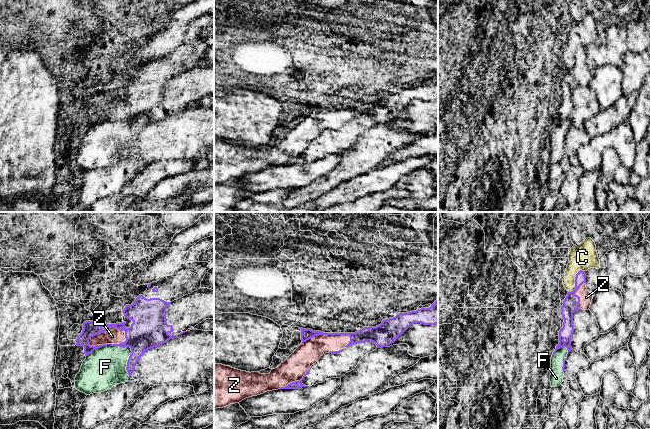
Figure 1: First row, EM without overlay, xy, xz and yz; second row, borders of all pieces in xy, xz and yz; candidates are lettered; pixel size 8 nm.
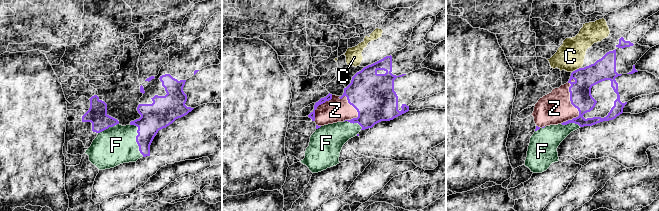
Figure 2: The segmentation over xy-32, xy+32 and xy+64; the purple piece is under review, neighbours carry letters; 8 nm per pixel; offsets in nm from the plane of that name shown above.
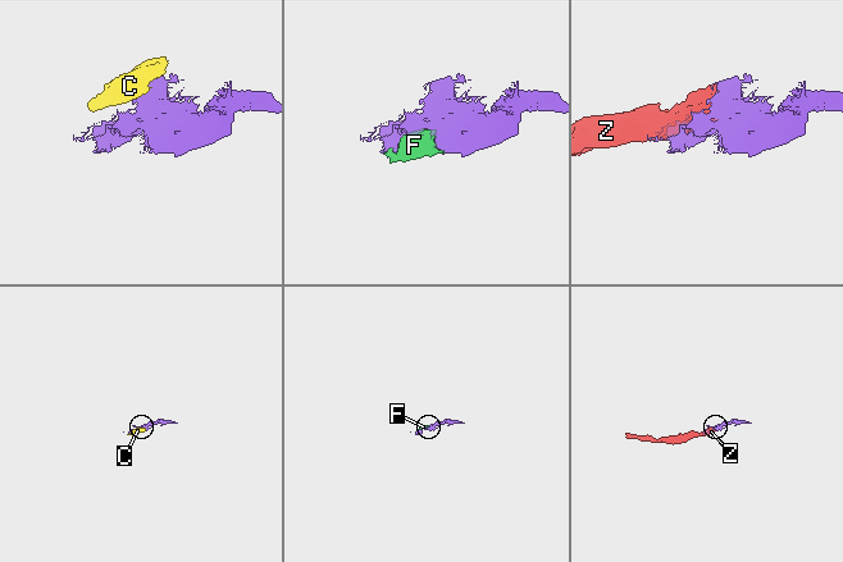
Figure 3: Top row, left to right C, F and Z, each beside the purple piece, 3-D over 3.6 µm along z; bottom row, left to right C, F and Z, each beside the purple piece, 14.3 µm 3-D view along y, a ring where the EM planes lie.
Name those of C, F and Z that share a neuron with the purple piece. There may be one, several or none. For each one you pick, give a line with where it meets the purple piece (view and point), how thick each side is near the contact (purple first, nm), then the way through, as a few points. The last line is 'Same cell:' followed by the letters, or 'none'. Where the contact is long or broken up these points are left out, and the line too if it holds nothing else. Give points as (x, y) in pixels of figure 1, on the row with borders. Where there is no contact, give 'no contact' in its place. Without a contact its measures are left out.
F: xy (122, 347) | 280/320 nm
Same cell: F

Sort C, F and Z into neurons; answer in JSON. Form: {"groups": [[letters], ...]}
{"groups": [["C"], ["F"], ["Z"]]}

